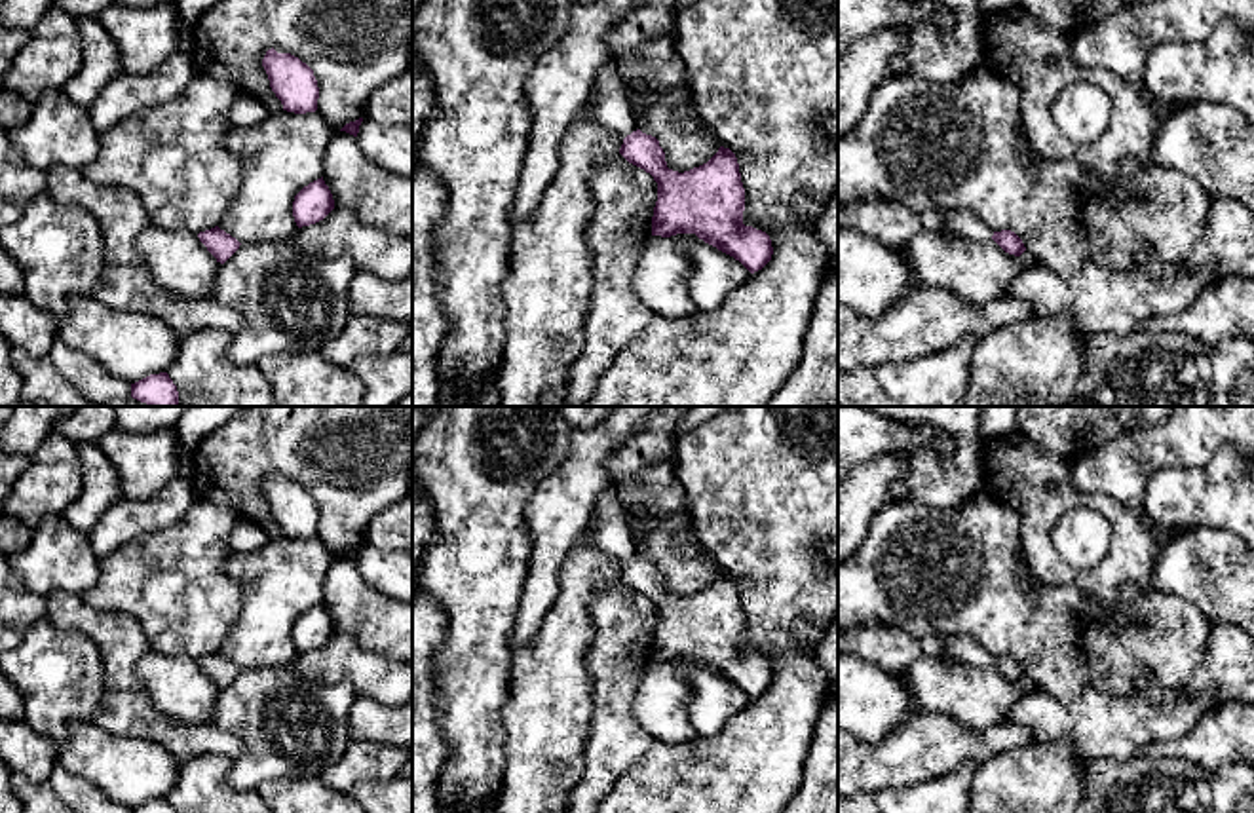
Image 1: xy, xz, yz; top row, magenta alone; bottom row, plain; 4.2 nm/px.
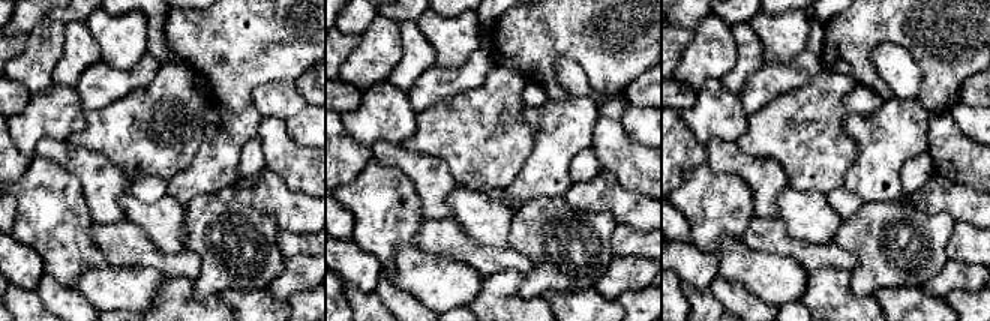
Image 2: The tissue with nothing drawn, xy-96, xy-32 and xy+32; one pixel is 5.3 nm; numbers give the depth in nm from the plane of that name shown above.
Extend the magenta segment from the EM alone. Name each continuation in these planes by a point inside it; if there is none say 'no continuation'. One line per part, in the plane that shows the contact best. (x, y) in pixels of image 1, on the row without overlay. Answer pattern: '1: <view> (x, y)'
1: xz (608, 523)

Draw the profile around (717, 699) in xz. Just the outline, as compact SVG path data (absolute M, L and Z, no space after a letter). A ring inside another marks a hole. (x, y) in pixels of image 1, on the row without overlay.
M676 659L674 663L686 672L694 688L688 716L697 737L718 735L726 722L750 703L750 697L739 686L705 669L695 659Z

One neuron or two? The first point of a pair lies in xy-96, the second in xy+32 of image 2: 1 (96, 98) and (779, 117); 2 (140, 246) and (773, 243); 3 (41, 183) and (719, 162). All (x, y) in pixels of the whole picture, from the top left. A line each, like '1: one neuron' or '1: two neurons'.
1: two neurons
2: one neuron
3: two neurons

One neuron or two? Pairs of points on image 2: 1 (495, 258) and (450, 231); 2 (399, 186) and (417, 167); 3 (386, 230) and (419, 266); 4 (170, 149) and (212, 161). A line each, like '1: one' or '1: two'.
1: one
2: two
3: two
4: two

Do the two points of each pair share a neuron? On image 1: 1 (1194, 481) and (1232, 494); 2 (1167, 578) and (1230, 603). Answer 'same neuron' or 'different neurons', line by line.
1: same neuron
2: same neuron

